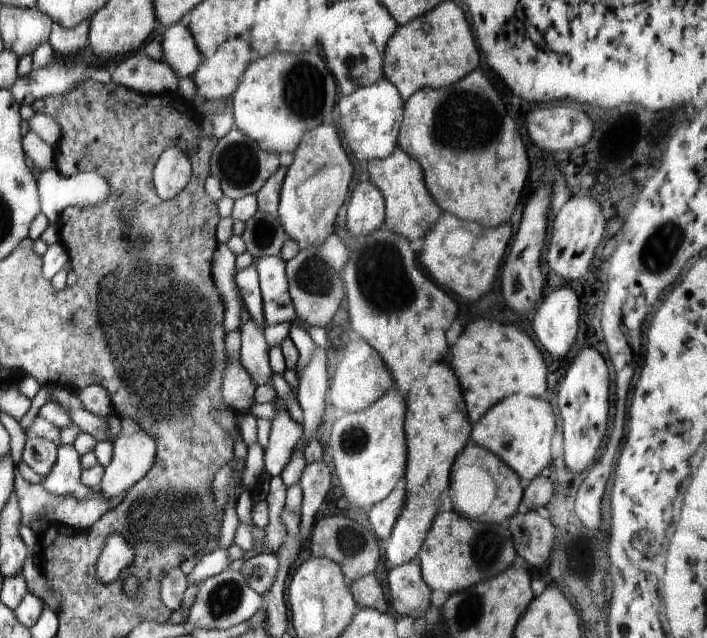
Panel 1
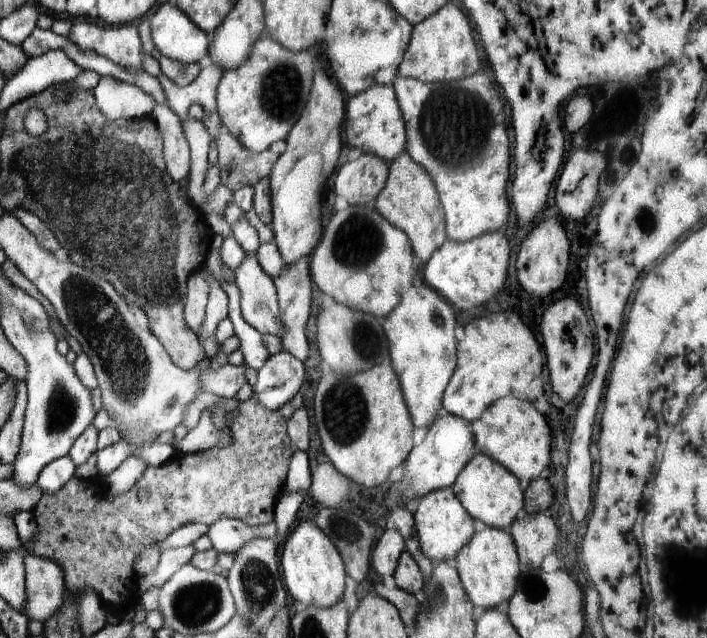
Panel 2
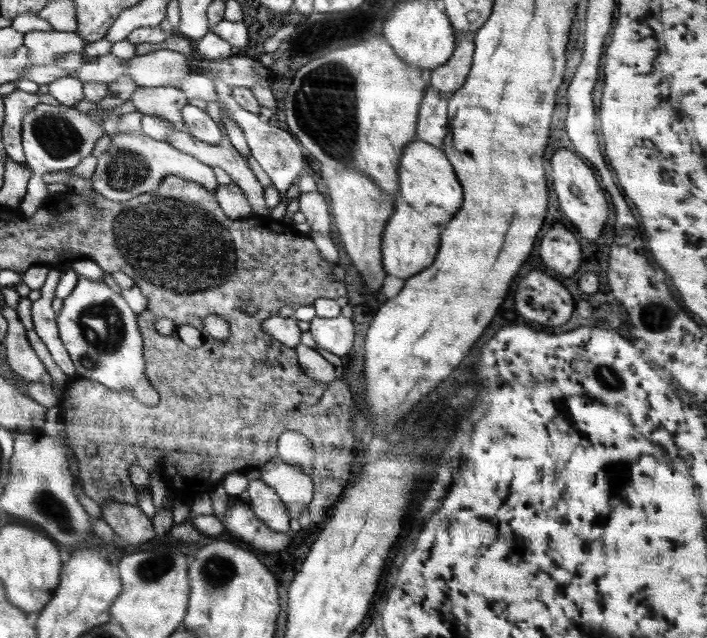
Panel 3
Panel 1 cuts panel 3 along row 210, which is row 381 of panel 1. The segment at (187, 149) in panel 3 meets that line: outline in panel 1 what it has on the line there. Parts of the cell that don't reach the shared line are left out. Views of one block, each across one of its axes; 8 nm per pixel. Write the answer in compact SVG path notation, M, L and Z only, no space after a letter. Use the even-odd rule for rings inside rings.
M249 315L244 316L241 330L241 365L258 386L270 382L269 344L265 339L265 327L256 324Z

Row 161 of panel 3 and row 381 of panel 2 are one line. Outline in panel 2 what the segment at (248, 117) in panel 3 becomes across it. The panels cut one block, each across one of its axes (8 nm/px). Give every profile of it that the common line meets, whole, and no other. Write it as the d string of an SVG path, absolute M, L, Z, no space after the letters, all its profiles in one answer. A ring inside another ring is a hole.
M286 351L267 356L266 364L257 372L258 380L256 381L256 388L253 388L253 392L268 410L278 410L280 406L290 402L296 396L296 393L301 390L300 388L303 384L306 383L304 363Z

